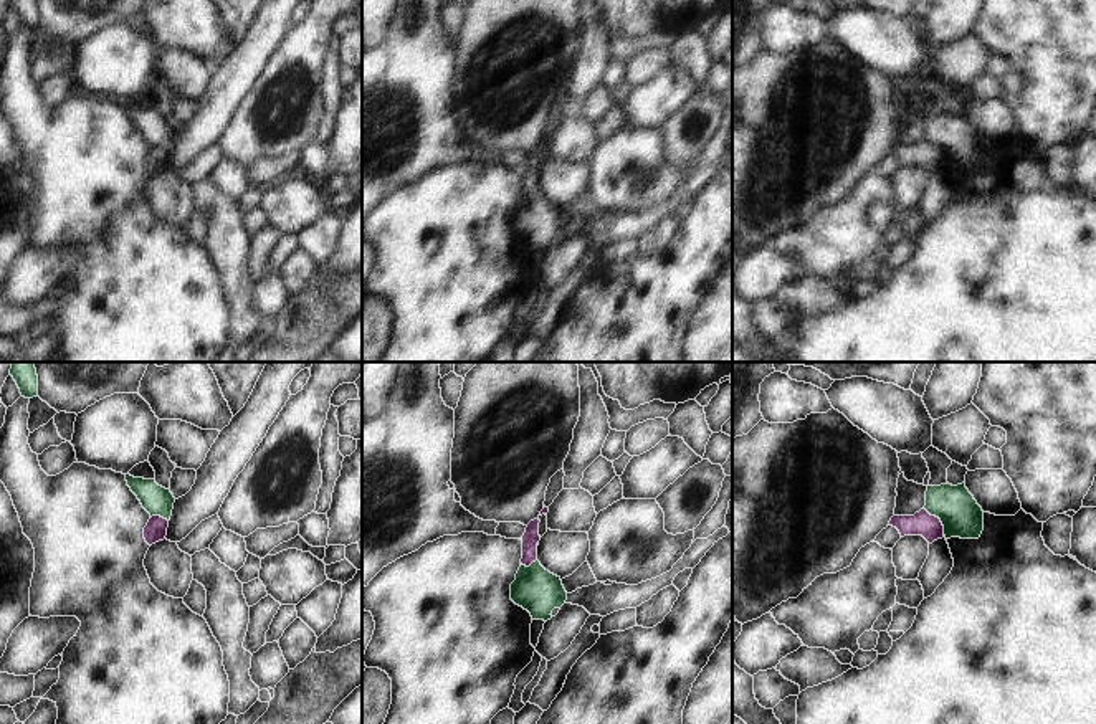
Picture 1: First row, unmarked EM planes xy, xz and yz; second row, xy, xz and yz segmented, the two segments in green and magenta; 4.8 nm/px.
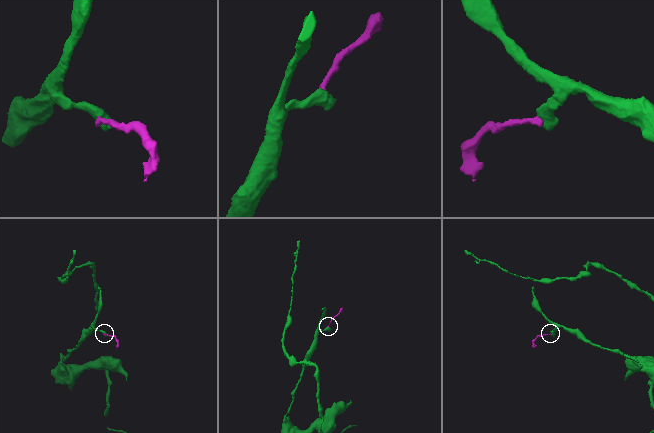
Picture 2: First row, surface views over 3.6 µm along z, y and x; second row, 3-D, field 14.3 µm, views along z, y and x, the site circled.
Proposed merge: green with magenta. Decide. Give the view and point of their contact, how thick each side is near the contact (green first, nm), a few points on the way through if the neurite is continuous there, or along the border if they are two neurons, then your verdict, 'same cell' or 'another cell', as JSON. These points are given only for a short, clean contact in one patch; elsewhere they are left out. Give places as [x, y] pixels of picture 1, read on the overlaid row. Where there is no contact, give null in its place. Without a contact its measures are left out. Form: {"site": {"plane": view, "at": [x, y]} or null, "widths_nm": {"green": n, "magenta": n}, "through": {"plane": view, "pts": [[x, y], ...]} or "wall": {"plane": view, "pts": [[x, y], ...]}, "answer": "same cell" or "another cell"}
{"site": {"plane": "yz", "at": [941, 521]}, "widths_nm": {"green": 200, "magenta": 120}, "wall": {"plane": "yz", "pts": [[924, 508], [939, 519], [946, 536]]}, "answer": "another cell"}

